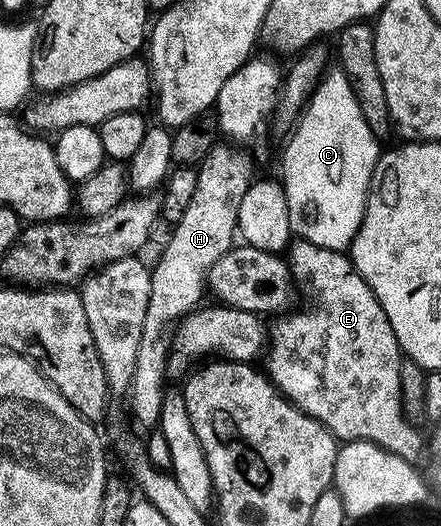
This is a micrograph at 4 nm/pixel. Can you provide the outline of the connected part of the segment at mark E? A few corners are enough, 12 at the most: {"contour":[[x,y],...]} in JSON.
{"contour":[[298,239],[314,309],[273,318],[266,376],[339,442],[417,462],[404,354],[345,252]]}

